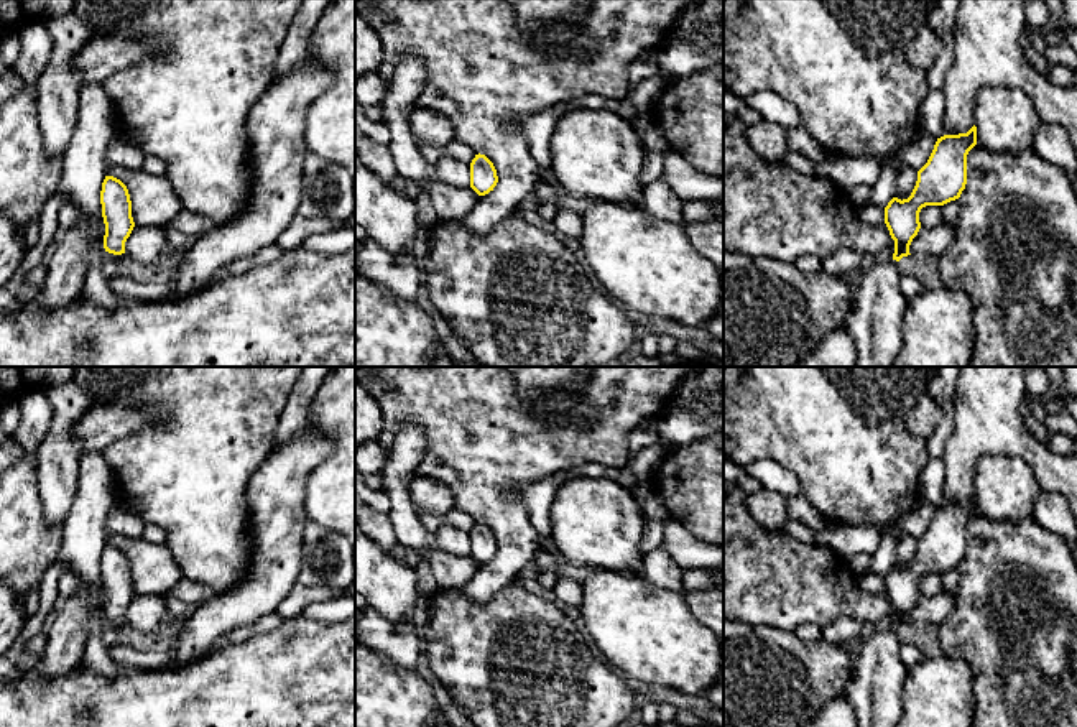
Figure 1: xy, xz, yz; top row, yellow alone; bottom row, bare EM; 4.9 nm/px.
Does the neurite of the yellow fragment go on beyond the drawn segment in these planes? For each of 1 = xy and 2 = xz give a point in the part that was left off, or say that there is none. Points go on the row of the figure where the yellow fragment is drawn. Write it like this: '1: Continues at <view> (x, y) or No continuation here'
1: No continuation here
2: No continuation here

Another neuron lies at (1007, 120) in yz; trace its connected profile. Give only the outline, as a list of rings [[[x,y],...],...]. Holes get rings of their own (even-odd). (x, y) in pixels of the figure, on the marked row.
[[[983,87],[975,95],[977,145],[995,153],[1019,153],[1042,128],[1031,97],[1015,87]]]

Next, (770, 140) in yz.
[[[761,120],[756,125],[747,127],[747,137],[761,158],[783,163],[791,151],[788,130],[779,123]]]

